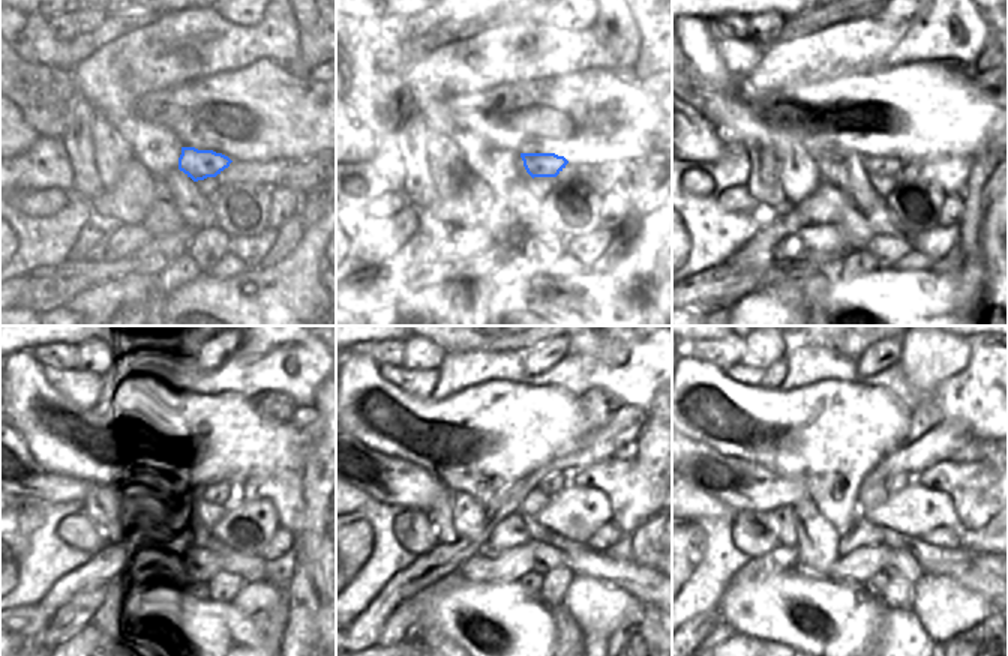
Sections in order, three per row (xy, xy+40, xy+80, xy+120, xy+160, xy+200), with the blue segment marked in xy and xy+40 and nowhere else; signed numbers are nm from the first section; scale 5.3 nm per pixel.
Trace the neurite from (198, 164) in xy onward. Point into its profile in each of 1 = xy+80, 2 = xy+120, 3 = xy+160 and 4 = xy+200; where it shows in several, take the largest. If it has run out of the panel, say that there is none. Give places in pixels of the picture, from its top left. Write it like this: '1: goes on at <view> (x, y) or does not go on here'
1: goes on at xy+80 (887, 167)
2: goes on at xy+120 (212, 493)
3: goes on at xy+160 (554, 484)
4: goes on at xy+200 (894, 482)

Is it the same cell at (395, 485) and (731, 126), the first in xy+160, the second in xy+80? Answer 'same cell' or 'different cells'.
different cells

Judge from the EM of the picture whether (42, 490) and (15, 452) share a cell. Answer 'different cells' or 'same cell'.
same cell

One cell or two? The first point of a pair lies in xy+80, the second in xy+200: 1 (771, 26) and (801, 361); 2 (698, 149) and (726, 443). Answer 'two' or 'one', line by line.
1: two
2: two

